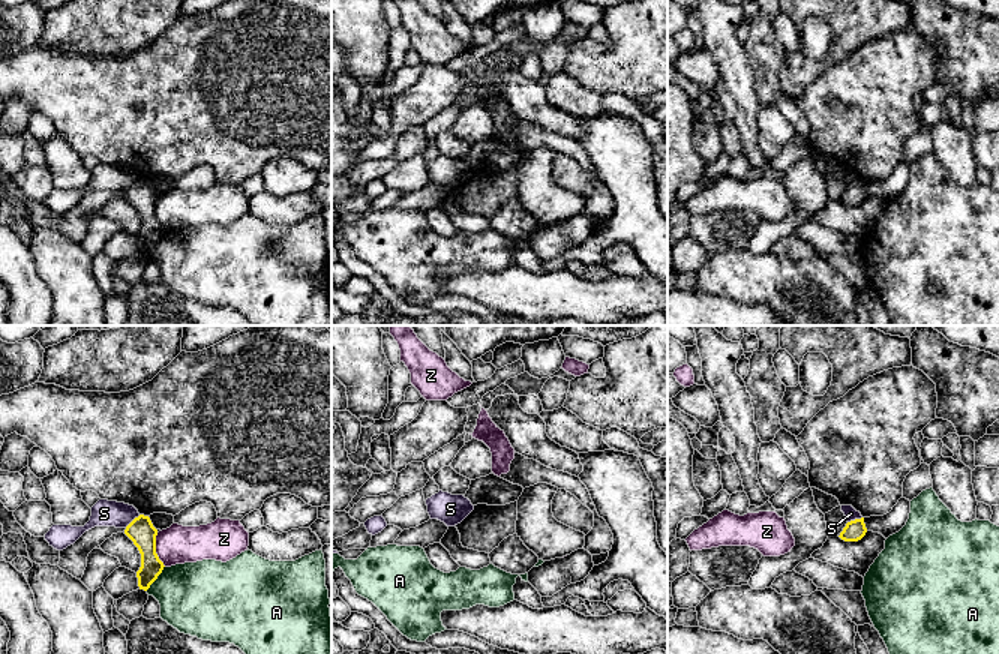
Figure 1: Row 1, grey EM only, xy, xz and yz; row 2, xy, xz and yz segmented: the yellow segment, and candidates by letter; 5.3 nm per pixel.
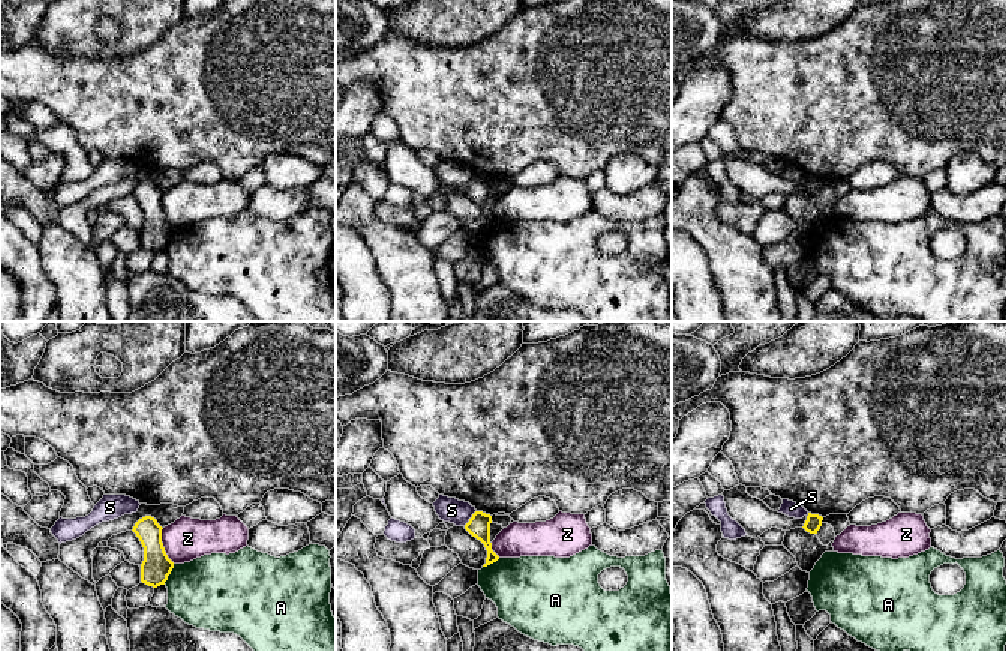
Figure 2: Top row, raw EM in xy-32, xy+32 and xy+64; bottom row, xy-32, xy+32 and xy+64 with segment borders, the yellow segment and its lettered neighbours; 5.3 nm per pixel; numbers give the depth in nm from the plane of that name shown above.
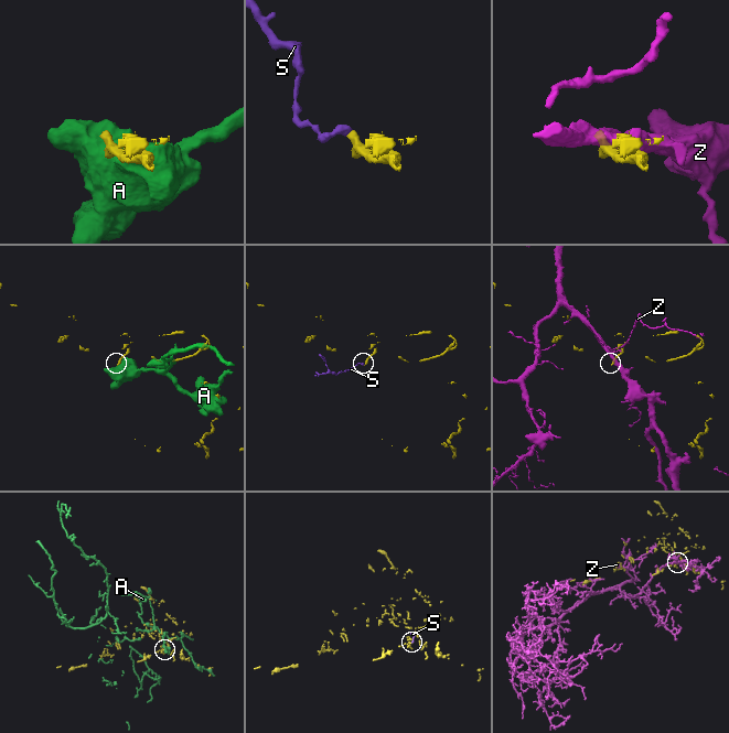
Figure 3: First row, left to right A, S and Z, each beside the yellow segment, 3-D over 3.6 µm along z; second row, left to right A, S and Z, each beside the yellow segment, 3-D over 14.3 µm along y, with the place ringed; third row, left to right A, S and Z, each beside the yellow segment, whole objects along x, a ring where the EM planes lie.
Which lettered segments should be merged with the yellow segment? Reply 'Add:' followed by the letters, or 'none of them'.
Add: none of them

